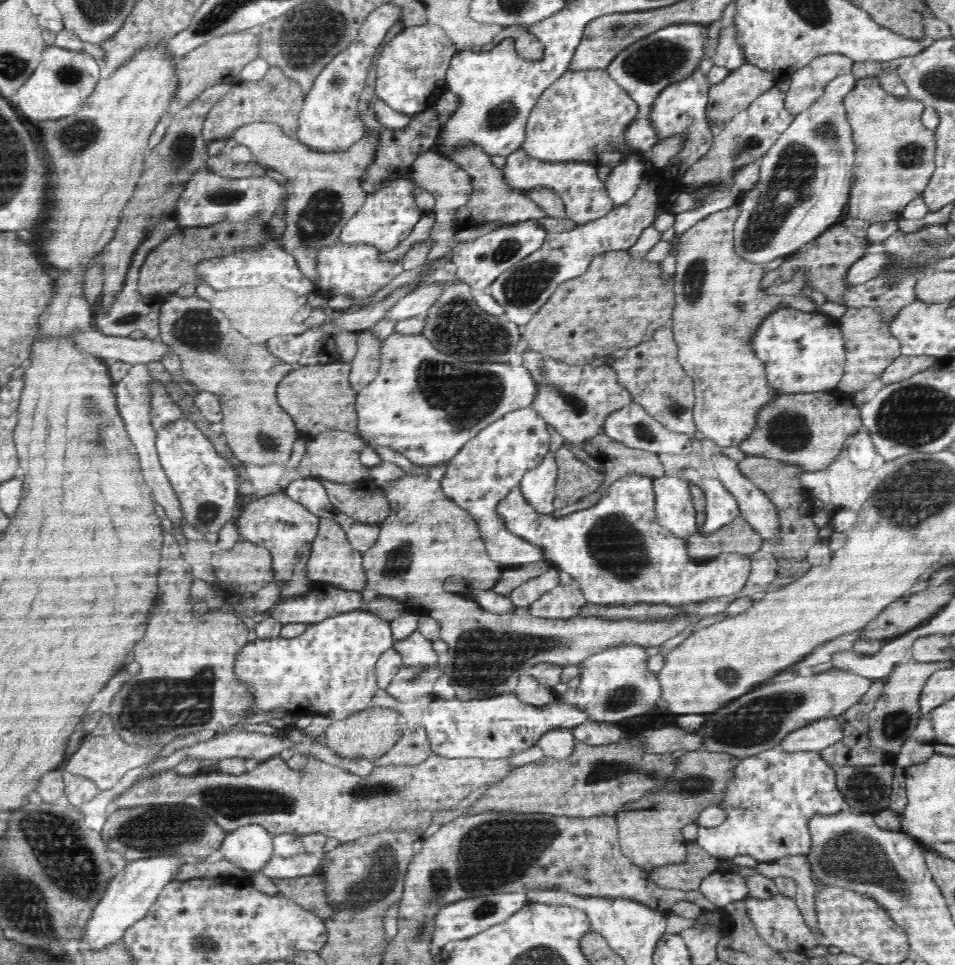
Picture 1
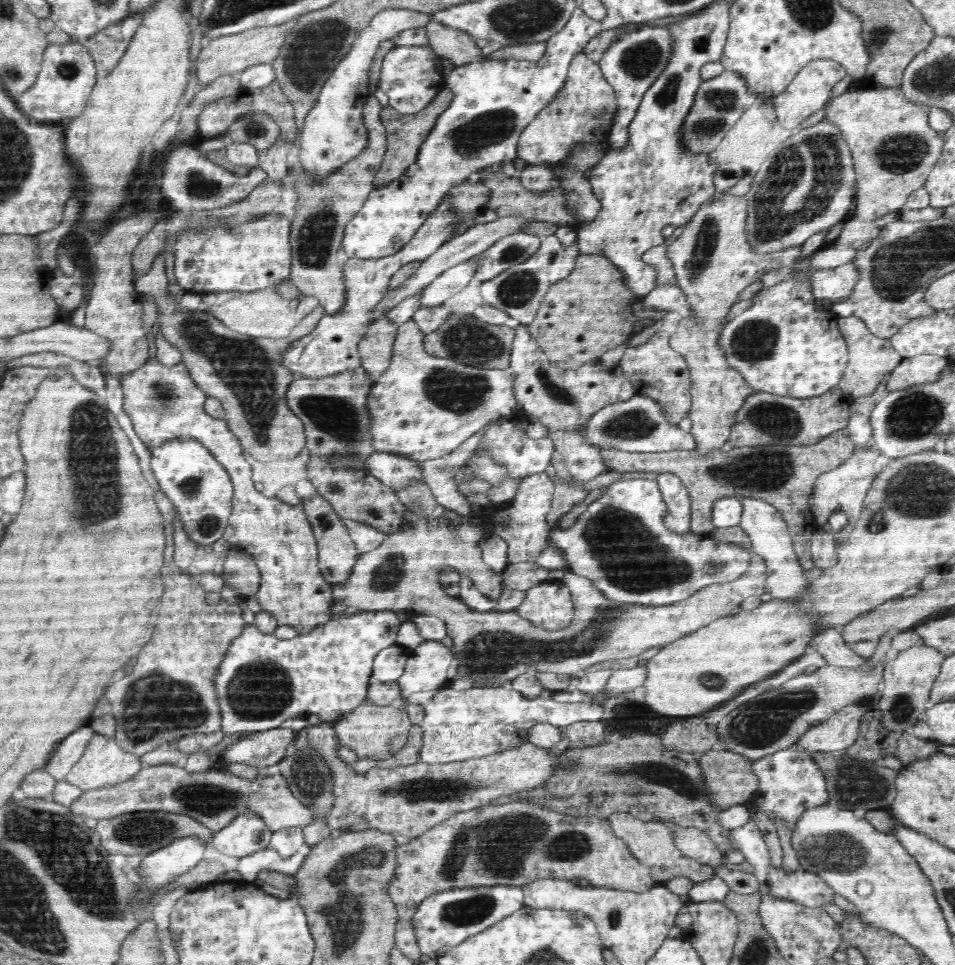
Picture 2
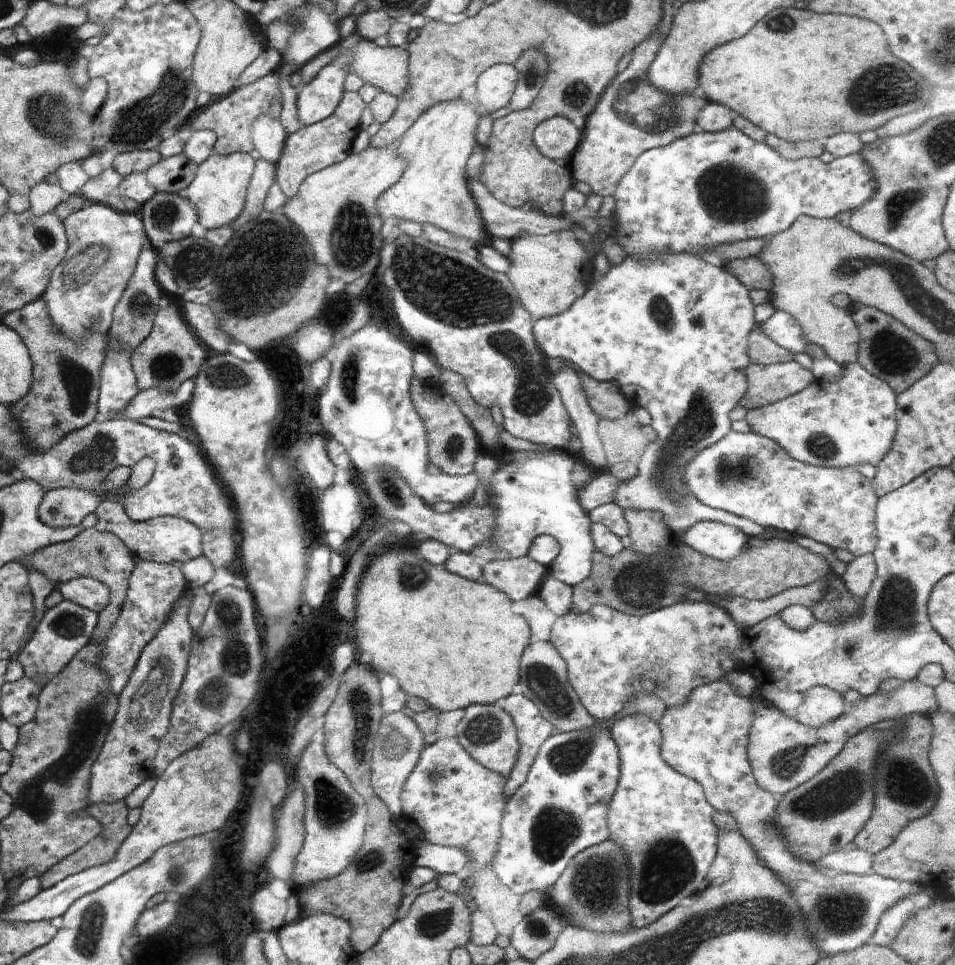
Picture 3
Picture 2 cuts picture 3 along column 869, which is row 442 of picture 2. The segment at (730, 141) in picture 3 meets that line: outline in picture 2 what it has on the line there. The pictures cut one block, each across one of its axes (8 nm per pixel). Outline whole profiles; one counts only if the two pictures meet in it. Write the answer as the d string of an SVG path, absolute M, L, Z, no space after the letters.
M194 438L170 440L150 450L152 472L162 492L174 502L185 532L198 546L210 549L223 538L233 509L233 484L228 472L210 449Z

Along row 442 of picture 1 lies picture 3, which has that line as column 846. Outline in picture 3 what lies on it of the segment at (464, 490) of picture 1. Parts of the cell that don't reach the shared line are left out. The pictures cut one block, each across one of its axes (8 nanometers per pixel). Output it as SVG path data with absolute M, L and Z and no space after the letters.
M731 430L718 442L715 442L712 446L705 448L702 452L695 455L695 457L683 467L682 476L684 488L686 488L688 494L692 497L696 497L703 505L749 518L752 521L764 524L764 526L774 526L774 528L788 530L788 532L798 534L798 536L807 536L808 538L812 538L812 540L816 540L816 542L826 544L826 546L832 549L844 548L844 550L848 550L848 552L854 554L855 557L872 553L874 546L876 546L876 542L874 542L874 520L876 516L875 508L879 498L874 492L871 482L865 476L862 476L856 469L836 470L834 467L817 467L816 465L812 466L800 462L792 458L778 443L752 430L749 433L737 433Z

